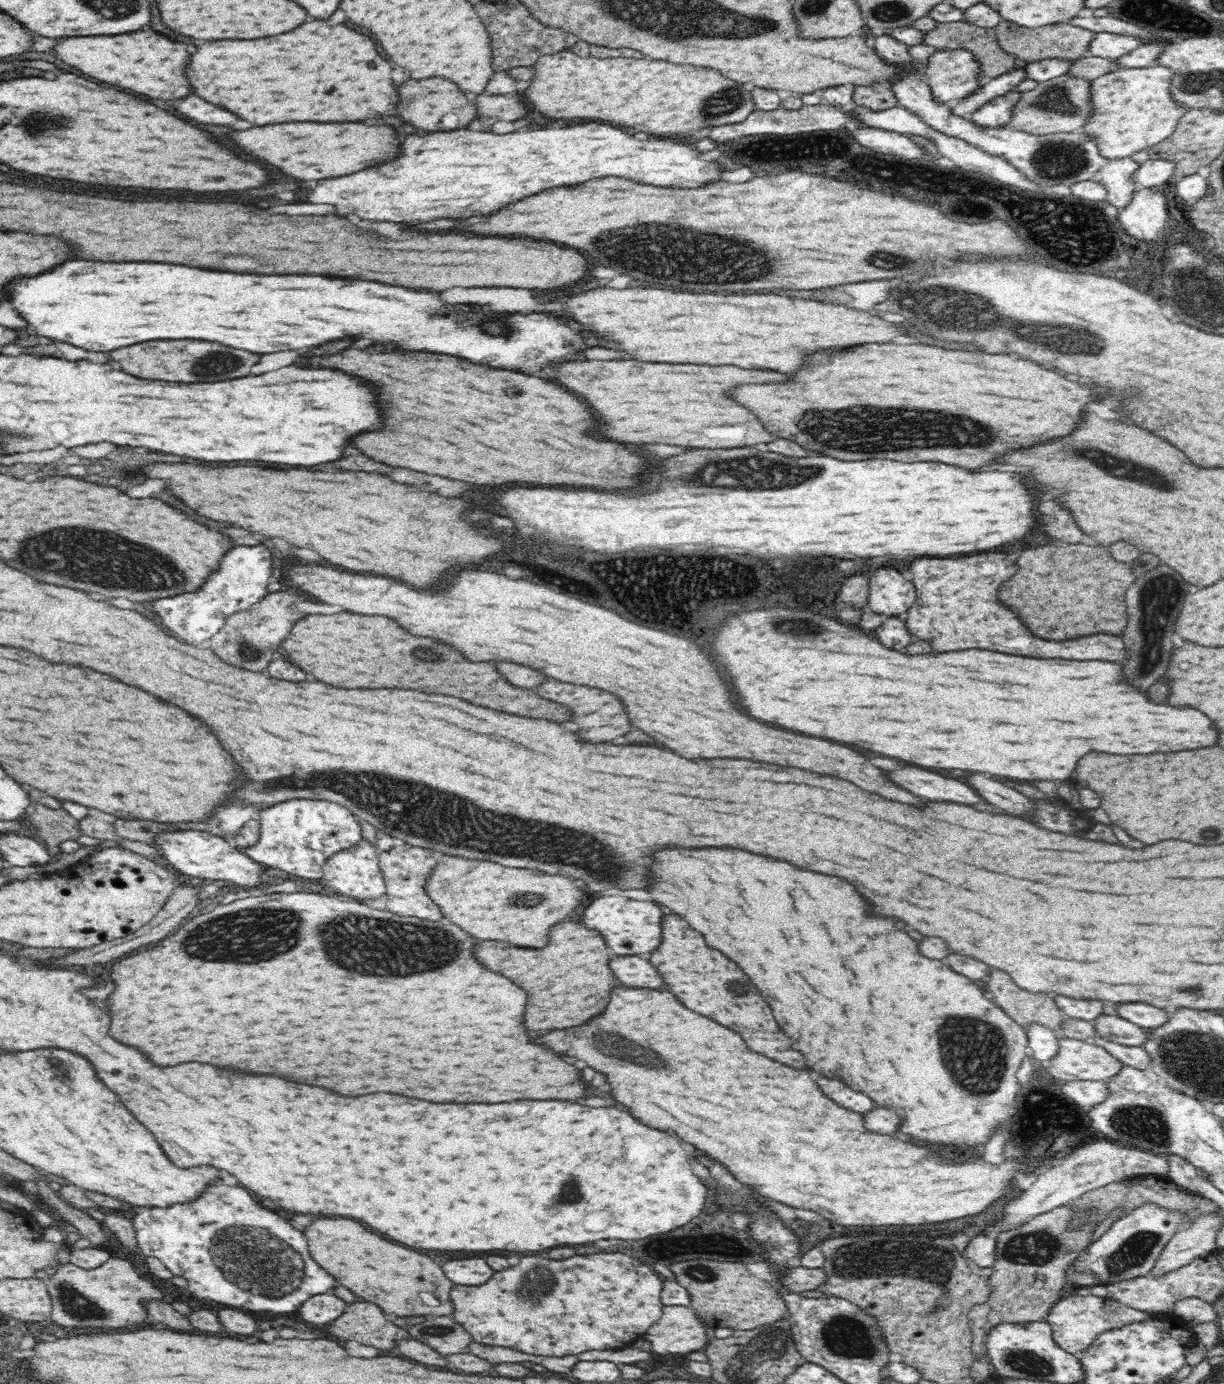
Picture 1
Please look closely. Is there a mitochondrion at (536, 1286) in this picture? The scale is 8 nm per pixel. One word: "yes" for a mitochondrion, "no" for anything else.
yes

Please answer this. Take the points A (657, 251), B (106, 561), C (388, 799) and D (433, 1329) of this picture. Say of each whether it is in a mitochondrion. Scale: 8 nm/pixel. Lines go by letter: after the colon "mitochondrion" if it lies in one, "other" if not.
A: mitochondrion
B: mitochondrion
C: mitochondrion
D: mitochondrion

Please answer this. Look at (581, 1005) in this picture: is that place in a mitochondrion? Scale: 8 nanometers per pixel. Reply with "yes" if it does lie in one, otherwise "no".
no

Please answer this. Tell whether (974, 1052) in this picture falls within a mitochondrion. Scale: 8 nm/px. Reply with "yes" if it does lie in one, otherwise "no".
yes

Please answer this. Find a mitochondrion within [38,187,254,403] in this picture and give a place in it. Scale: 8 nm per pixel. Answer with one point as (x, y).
(223, 363)

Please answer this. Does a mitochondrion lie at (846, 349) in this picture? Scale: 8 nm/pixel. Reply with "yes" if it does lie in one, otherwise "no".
no

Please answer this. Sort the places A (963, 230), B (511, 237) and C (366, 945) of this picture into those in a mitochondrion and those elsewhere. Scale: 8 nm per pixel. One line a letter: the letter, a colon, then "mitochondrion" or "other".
A: other
B: other
C: mitochondrion

